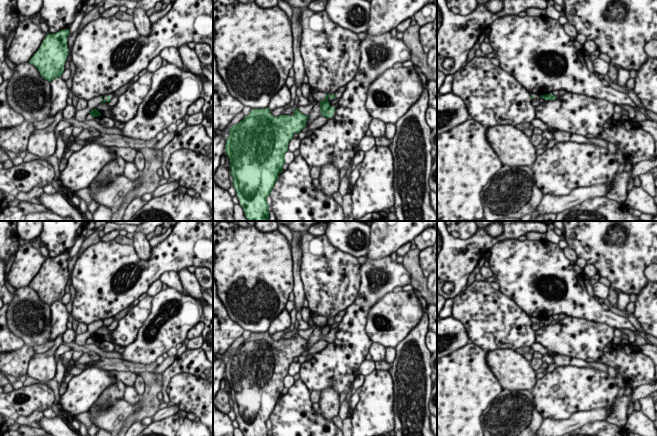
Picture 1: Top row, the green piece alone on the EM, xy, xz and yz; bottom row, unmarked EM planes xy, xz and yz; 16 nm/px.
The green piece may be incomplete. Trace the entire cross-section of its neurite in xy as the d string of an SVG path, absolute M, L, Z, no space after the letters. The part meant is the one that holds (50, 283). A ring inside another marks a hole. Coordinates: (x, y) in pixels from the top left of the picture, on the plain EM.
M69 253L47 258L41 271L29 285L39 294L41 301L45 304L52 306L63 298L69 276L67 270L69 258Z

